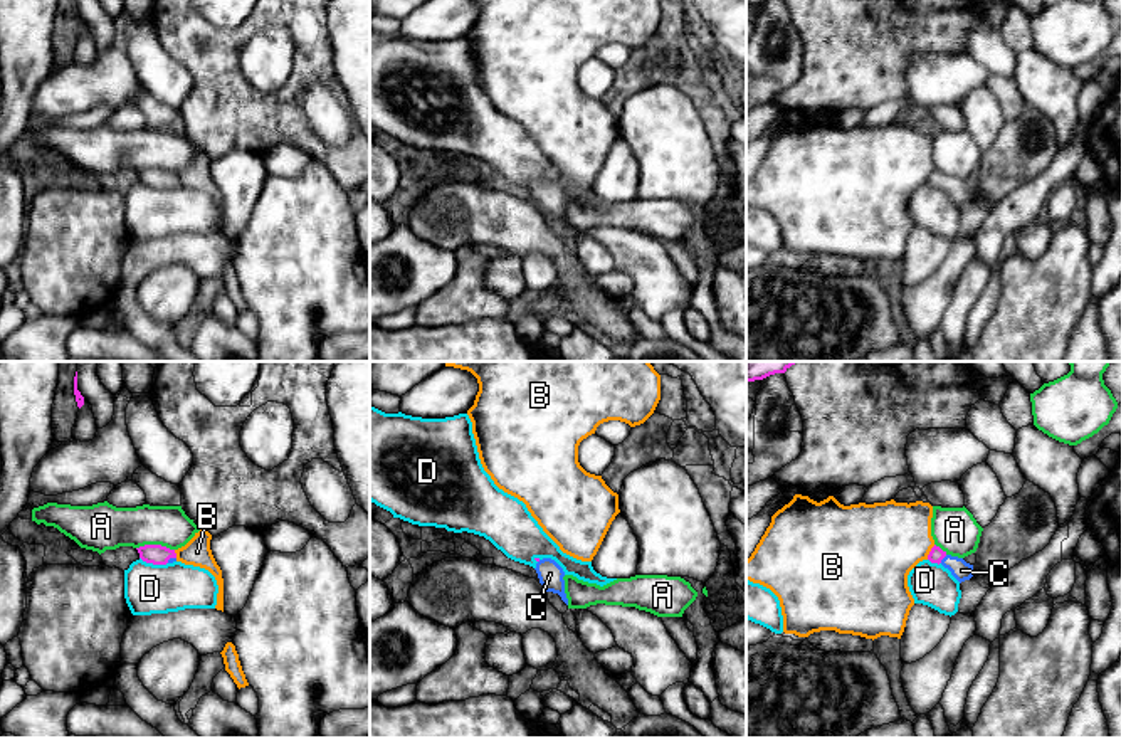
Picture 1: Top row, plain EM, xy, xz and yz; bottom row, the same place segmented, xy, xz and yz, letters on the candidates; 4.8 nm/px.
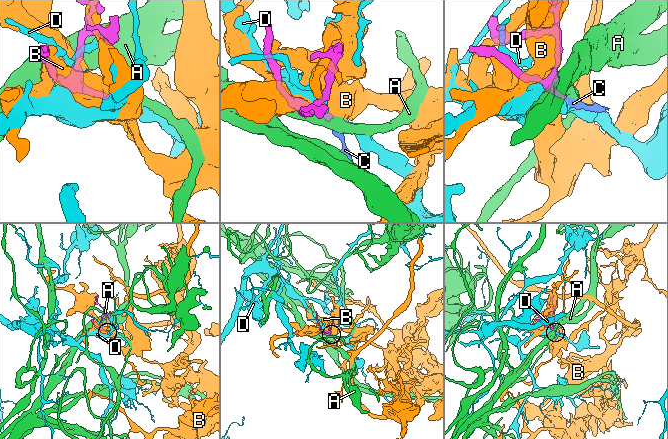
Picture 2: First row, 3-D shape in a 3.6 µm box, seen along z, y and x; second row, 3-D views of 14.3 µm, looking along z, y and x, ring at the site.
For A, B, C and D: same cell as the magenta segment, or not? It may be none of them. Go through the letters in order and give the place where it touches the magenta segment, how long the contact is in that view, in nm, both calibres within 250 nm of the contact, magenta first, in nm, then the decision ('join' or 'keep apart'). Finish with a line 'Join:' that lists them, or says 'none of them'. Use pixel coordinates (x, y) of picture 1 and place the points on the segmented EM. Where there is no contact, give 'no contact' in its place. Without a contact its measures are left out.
A: contact xy (155, 545); length 180 nm; calibres 100 and 220 nm; keep apart
B: contact yz (930, 552); length 80 nm; calibres 70 and 380 nm; keep apart
C: contact yz (943, 557); length 50 nm; calibres 70 and 90 nm; join
D: contact xy (153, 564); length 140 nm; calibres 100 and 240 nm; keep apart
Join: C

